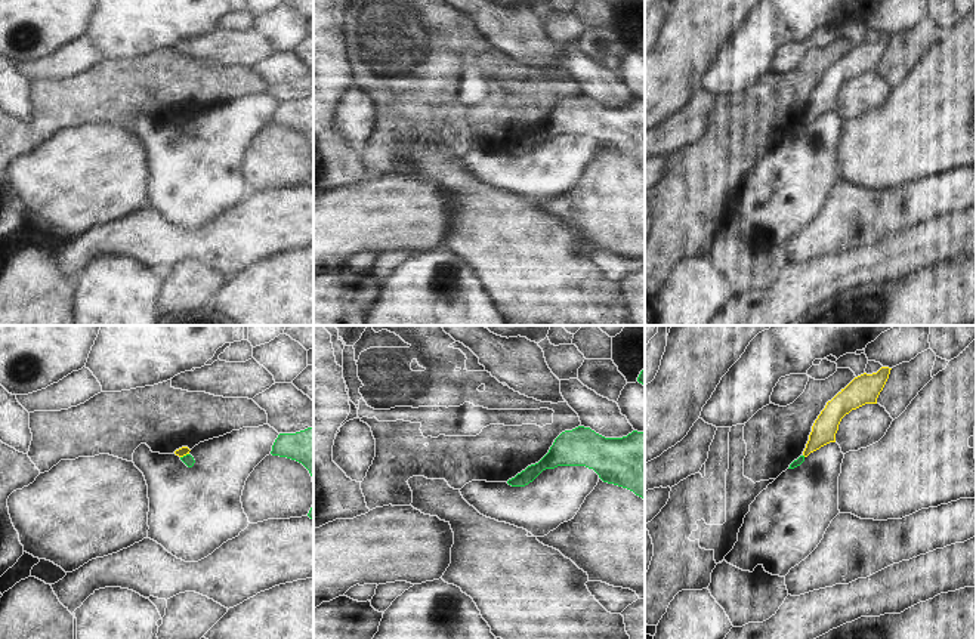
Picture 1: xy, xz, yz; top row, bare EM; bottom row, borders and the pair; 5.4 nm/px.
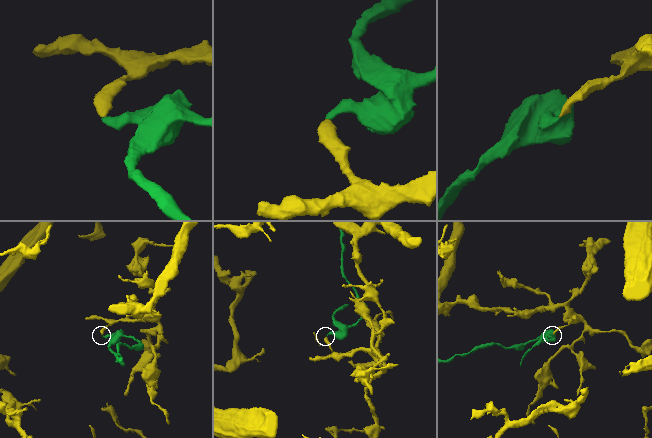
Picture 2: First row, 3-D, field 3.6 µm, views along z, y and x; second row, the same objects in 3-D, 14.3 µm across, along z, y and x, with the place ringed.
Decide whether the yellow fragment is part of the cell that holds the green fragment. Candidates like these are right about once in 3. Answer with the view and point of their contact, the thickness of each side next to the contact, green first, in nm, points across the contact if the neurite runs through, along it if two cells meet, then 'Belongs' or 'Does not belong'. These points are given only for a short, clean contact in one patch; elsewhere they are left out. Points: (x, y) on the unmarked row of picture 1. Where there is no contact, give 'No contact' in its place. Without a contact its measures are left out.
Touches green at xy (184, 124). Thickness 60 nm (green) against 50 nm. Boundary: xy (188, 122), (181, 126). Does not belong.

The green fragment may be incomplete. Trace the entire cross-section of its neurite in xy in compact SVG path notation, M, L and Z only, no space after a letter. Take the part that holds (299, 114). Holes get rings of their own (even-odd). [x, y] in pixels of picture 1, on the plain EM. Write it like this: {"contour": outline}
{"contour": "M314 96L296 102L279 102L271 123L302 132L309 139L314 151Z"}

